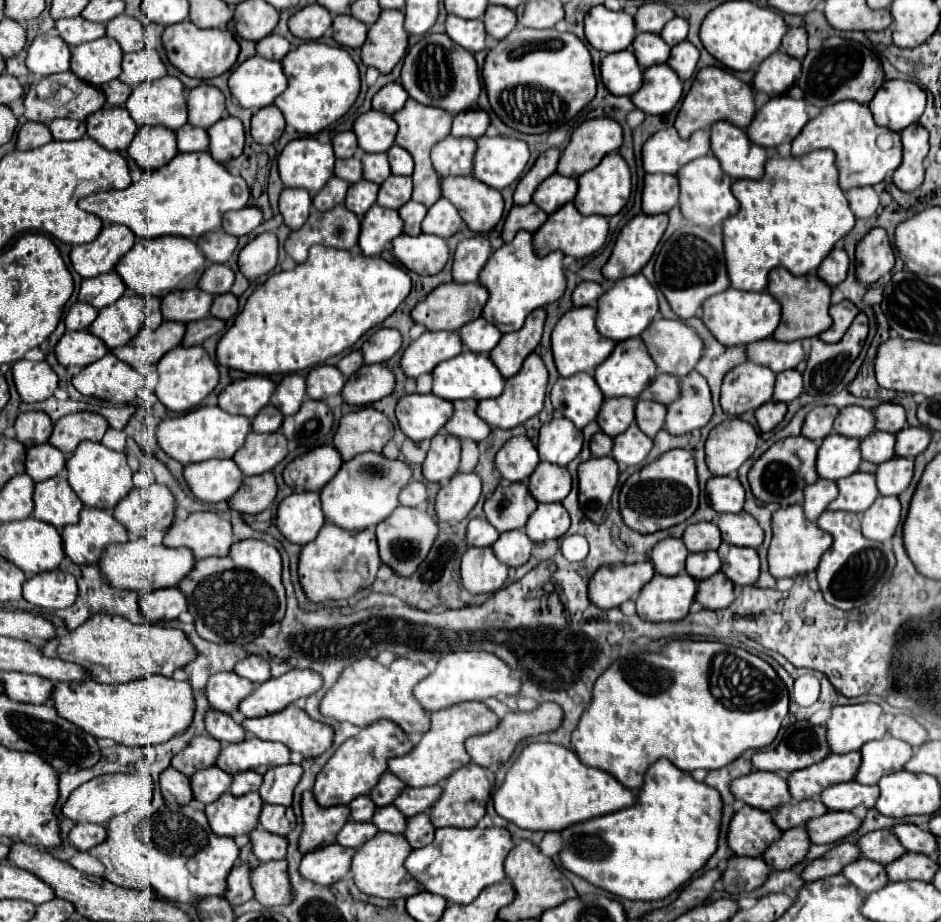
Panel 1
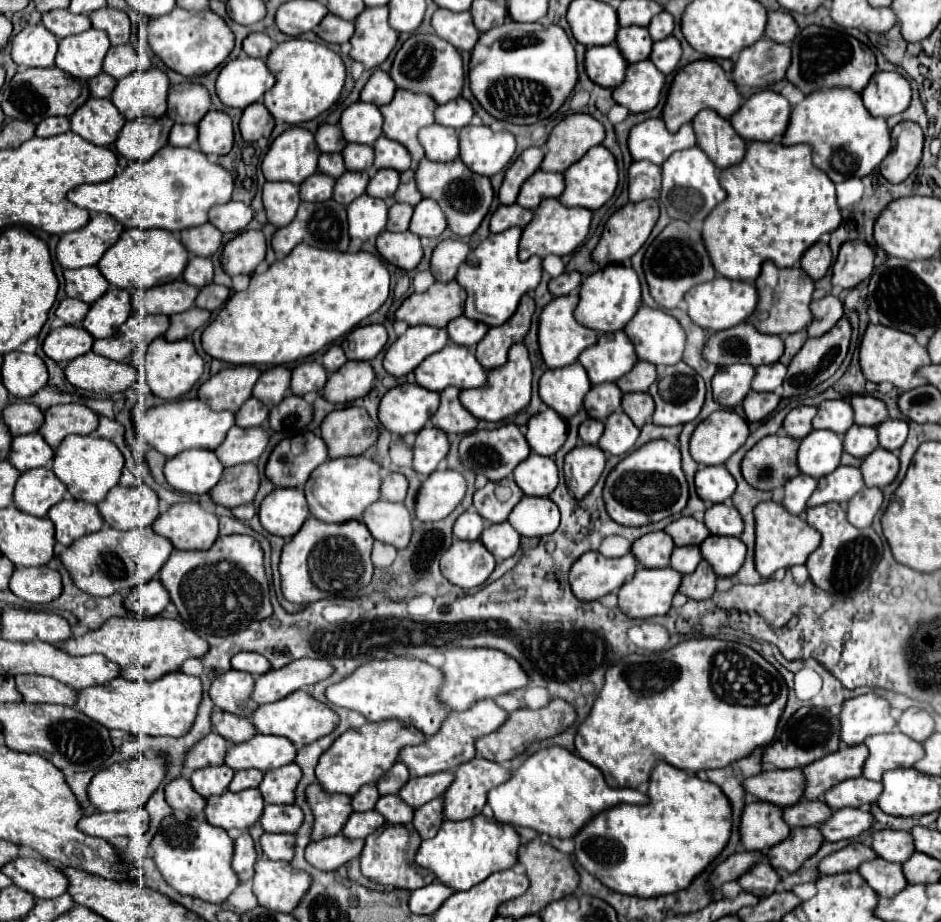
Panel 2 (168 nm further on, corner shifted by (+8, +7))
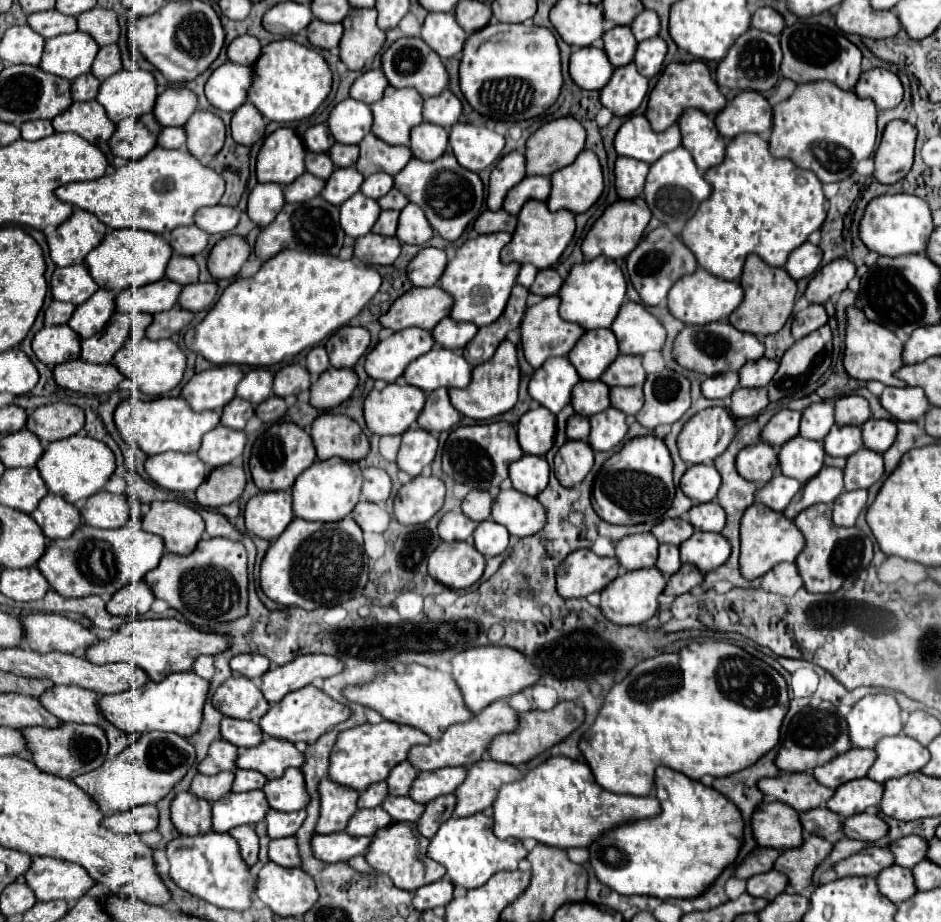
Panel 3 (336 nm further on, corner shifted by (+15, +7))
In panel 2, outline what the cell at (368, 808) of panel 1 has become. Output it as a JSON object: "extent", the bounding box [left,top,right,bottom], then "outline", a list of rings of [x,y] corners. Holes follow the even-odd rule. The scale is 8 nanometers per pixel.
{"extent":[351,784,379,812],"outline":[[[367,784],[357,794],[351,796],[351,806],[355,812],[367,812],[367,810],[375,808],[377,800],[379,800],[379,792],[377,792],[375,784]]]}

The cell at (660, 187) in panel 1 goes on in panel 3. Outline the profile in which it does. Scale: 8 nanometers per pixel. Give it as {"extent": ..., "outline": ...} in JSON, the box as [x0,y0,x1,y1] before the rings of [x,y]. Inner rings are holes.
{"extent":[614,156,650,200],"outline":[[[618,156],[616,164],[614,164],[614,176],[616,176],[614,186],[616,186],[618,196],[624,200],[642,196],[648,168],[650,166],[640,160],[632,160],[628,156]]]}

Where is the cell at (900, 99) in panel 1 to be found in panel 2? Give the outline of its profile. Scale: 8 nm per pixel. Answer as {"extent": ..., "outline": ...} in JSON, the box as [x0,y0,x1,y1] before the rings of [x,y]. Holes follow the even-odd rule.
{"extent":[861,72,911,118],"outline":[[[875,72],[861,98],[873,116],[889,118],[909,108],[911,86],[899,72]]]}

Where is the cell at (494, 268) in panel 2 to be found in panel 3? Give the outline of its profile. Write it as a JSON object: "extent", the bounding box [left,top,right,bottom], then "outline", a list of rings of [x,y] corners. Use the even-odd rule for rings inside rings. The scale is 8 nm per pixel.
{"extent":[440,232,520,328],"outline":[[[496,232],[496,234],[482,234],[472,240],[466,240],[456,256],[448,262],[448,270],[440,276],[440,288],[446,290],[454,298],[454,306],[450,316],[456,322],[472,322],[478,328],[492,324],[502,312],[508,302],[510,290],[516,284],[516,276],[520,270],[520,264],[502,264],[500,262],[500,250],[510,242],[508,232]]]}

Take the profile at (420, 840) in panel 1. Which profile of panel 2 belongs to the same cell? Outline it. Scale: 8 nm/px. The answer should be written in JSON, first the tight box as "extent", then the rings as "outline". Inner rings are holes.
{"extent":[413,798,443,840],"outline":[[[435,798],[415,810],[413,826],[423,840],[433,838],[441,826],[441,822],[443,822],[443,798]]]}

